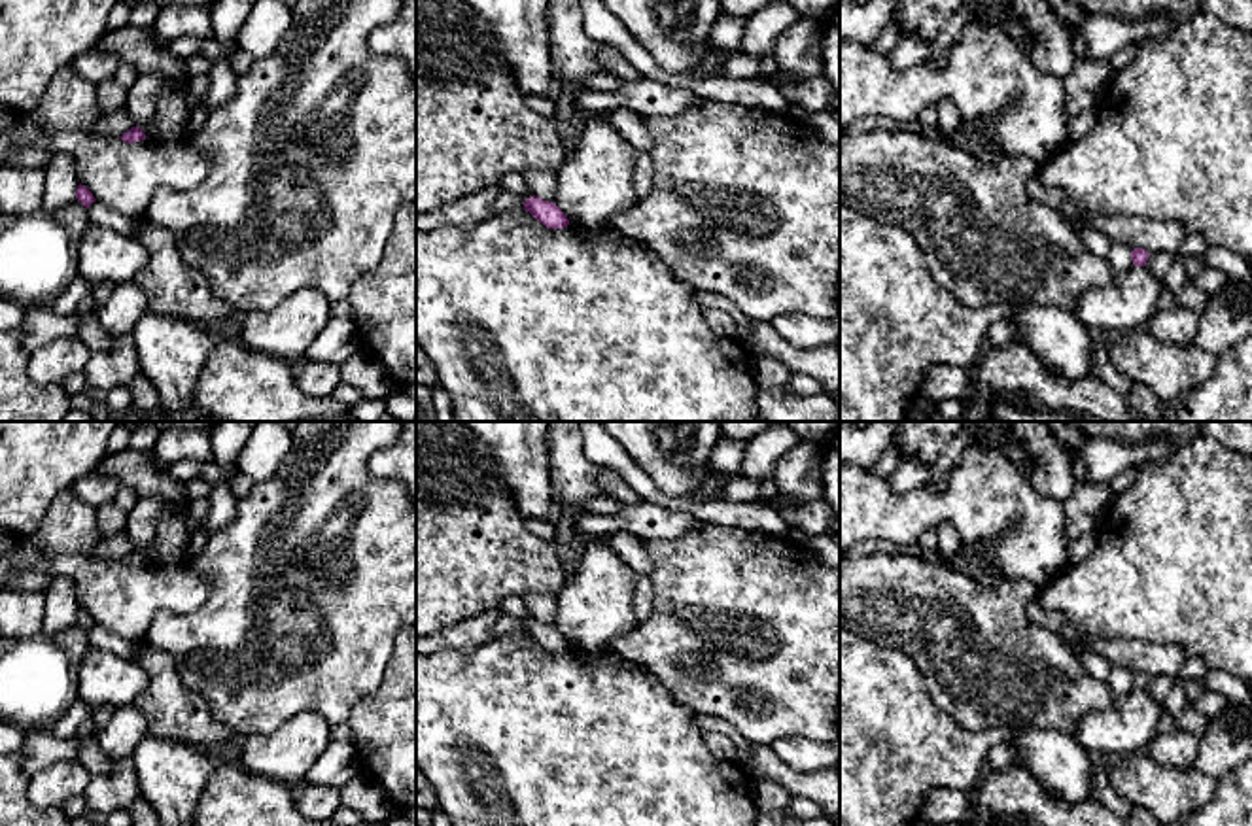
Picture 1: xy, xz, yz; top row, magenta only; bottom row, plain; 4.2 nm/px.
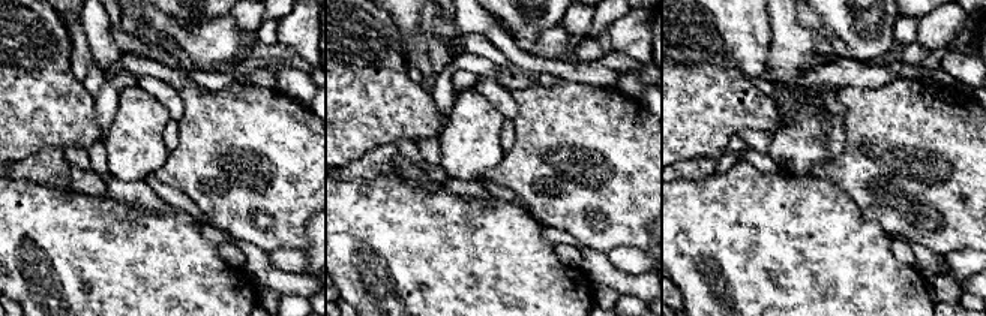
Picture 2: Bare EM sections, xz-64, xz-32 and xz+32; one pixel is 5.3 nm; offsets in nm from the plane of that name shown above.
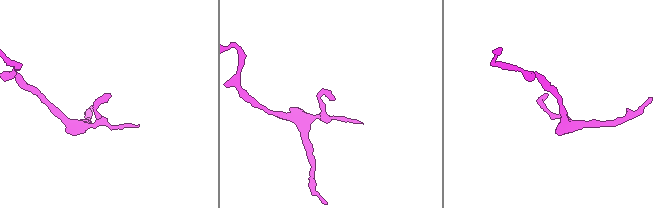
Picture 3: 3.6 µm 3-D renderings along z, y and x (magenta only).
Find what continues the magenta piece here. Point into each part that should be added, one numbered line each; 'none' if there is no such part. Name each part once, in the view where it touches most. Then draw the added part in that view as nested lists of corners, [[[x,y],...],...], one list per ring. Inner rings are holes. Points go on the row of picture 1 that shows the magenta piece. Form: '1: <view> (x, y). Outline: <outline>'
none

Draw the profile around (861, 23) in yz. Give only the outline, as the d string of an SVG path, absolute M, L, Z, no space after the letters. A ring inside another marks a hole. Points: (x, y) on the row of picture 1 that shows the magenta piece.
M896 0L840 2L840 40L868 45L889 25Z

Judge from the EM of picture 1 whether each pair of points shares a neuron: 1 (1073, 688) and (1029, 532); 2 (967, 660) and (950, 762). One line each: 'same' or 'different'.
1: different
2: different

